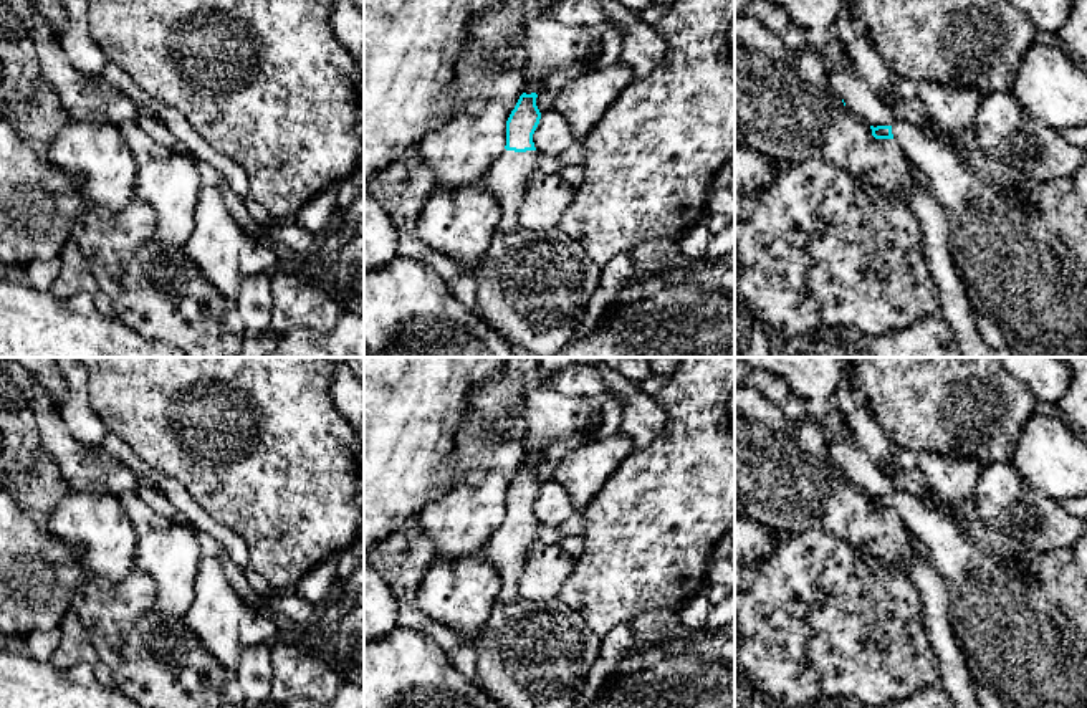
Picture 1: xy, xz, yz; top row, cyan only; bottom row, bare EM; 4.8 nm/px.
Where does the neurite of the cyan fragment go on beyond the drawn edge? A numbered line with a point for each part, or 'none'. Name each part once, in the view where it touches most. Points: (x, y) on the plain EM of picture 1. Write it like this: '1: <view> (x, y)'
1: xz (507, 548)

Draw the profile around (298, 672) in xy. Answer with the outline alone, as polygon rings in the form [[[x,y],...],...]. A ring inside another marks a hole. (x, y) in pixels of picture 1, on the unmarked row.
[[[290,639],[270,648],[273,665],[271,696],[278,705],[294,698],[331,701],[344,683],[328,650],[313,650]]]

